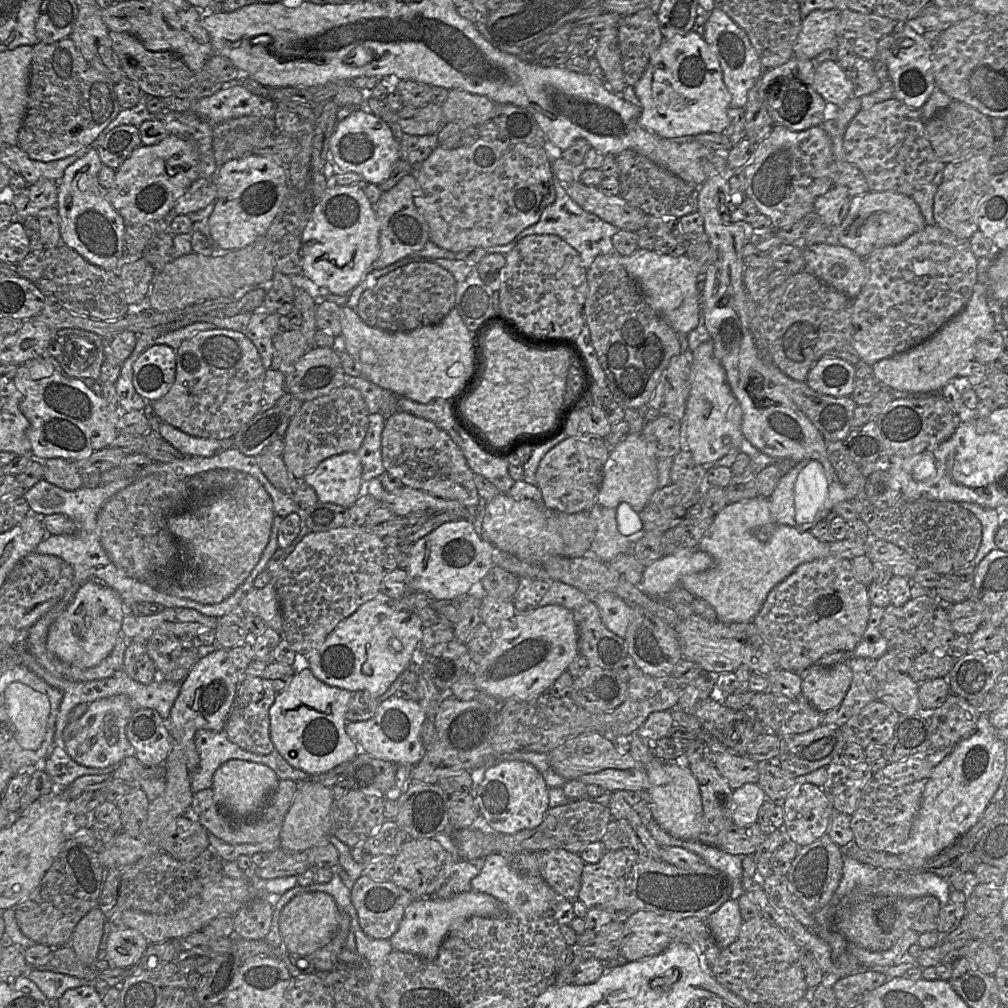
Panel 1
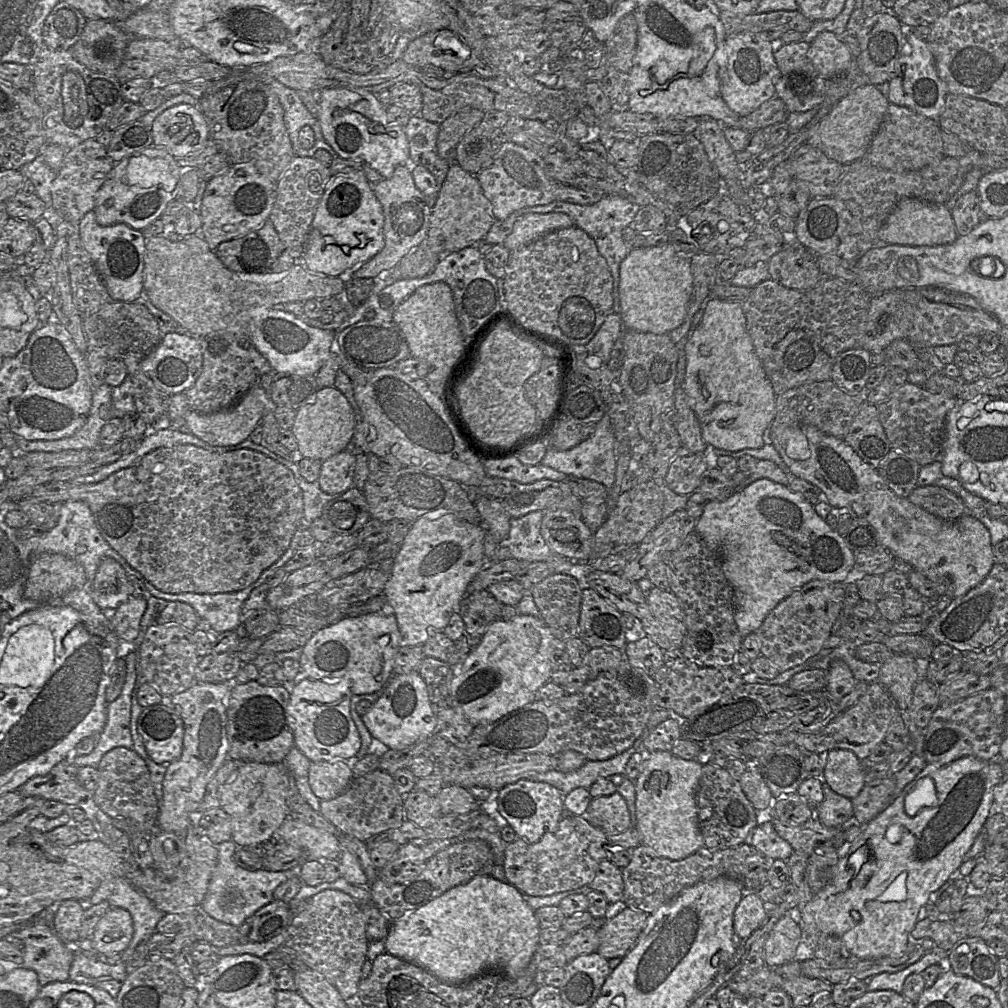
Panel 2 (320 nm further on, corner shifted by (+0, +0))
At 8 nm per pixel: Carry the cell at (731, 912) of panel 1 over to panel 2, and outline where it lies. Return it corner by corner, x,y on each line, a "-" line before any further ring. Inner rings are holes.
746,892
733,916
734,934
738,940
746,940
767,916
767,904
755,892

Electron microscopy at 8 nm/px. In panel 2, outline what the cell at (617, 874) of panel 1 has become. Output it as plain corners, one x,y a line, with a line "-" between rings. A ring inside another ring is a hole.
747,843
727,849
702,847
681,860
661,857
651,848
640,844
631,850
629,864
621,869
624,883
622,902
626,907
650,915
660,906
672,901
684,889
719,876
726,876
738,881
745,892
751,892
754,889
758,892
759,874
763,870
768,871
769,861
758,849

